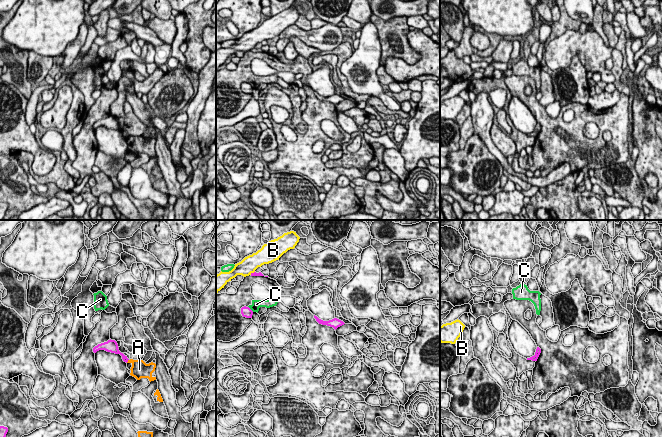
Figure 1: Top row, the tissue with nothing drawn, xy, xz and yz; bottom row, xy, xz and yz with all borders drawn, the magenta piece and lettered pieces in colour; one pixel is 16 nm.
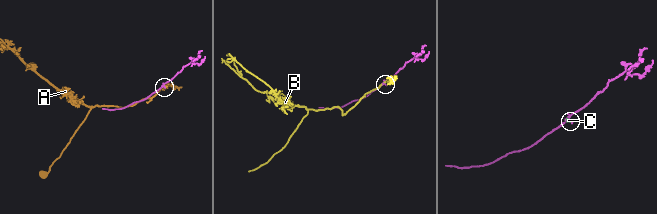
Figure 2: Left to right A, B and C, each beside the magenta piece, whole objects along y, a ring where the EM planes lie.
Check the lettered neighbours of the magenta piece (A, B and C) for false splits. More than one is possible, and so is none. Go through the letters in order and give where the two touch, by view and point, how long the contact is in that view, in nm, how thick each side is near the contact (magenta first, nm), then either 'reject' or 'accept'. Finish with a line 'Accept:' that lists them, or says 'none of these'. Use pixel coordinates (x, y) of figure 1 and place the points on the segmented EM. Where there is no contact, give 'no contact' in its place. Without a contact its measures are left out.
A: contact xy (127, 361); length 70 nm; calibres 90 and 280 nm; reject
B: contact xz (252, 273); length 100 nm; calibres 60 and 280 nm; reject
C: contact xz (250, 309); length 130 nm; calibres 160 and 160 nm; reject
Accept: none of these

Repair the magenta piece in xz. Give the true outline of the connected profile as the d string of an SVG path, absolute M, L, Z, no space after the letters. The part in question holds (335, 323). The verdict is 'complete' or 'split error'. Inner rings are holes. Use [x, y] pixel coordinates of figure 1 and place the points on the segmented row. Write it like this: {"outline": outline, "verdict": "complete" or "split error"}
{"outline": "M314 315L314 318L316 319L316 321L319 323L319 324L322 324L322 325L327 325L327 326L330 326L330 327L333 327L335 330L344 325L345 323L337 318L334 318L332 320L329 320L329 321L323 321L321 319L319 319L317 316Z", "verdict": "complete"}

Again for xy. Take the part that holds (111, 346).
{"outline": "M108 340L107 342L98 344L93 348L93 352L96 353L99 350L105 350L107 352L115 353L115 354L120 354L122 356L122 359L124 362L128 362L127 356L125 356L123 353L121 353L118 349L118 344L115 340Z", "verdict": "complete"}

